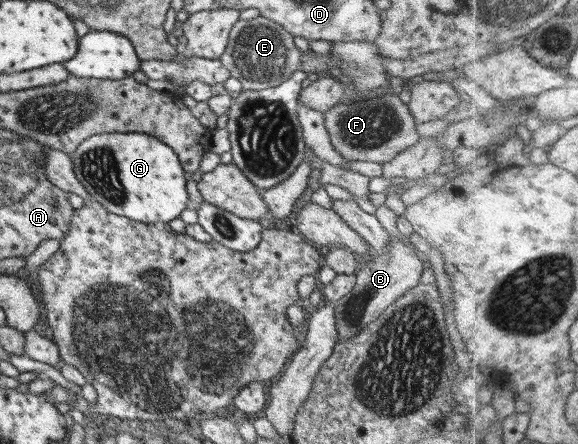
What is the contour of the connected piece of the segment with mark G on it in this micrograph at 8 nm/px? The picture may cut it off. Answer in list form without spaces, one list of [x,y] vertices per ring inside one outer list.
[[[143,132],[100,133],[83,140],[69,155],[72,161],[74,178],[94,200],[108,212],[125,216],[130,220],[152,225],[178,218],[179,214],[188,208],[188,194],[185,182],[188,177],[181,168],[176,153],[162,141]]]

